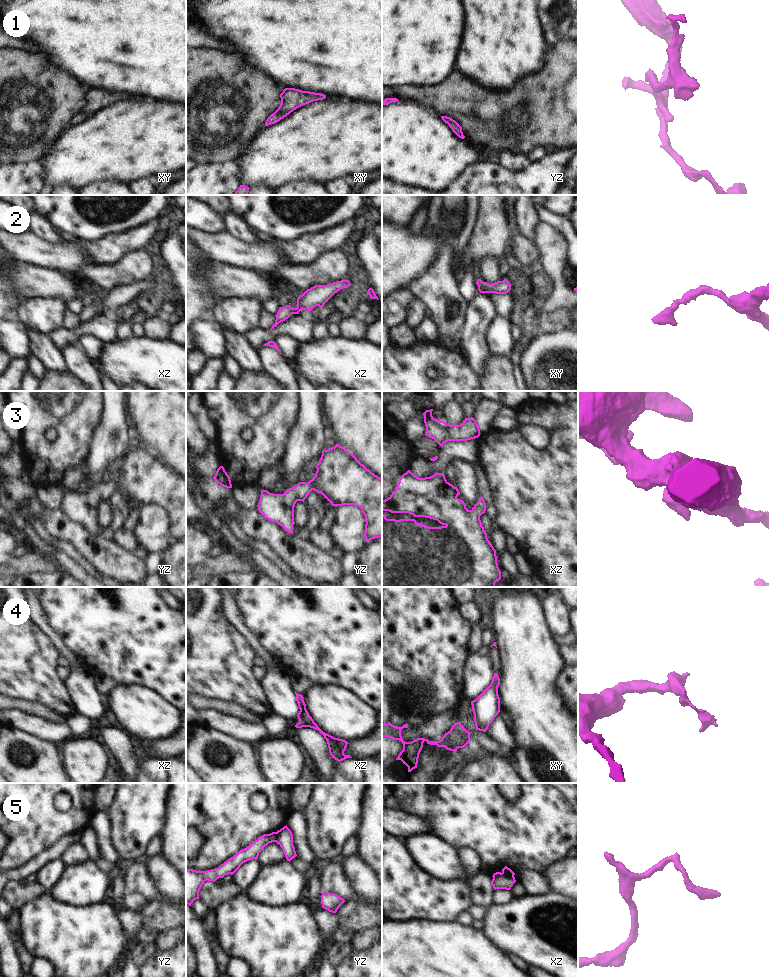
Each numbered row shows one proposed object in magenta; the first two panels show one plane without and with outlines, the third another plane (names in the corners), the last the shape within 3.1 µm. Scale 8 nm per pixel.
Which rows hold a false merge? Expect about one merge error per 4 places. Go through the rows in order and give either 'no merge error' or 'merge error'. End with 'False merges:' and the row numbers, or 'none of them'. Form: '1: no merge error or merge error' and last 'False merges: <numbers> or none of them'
1: no merge error
2: no merge error
3: no merge error
4: no merge error
5: merge error
False merges: 5

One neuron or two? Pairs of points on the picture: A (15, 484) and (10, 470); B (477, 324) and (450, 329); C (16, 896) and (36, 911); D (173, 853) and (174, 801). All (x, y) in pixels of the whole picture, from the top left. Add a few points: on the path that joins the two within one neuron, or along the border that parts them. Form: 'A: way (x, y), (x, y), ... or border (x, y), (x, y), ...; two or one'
A: border (10, 477), (16, 478); two
B: border (465, 320), (464, 326), (457, 337); two
C: border (46, 891), (39, 897), (28, 901), (19, 911); two
D: way (175, 840), (175, 814); one

